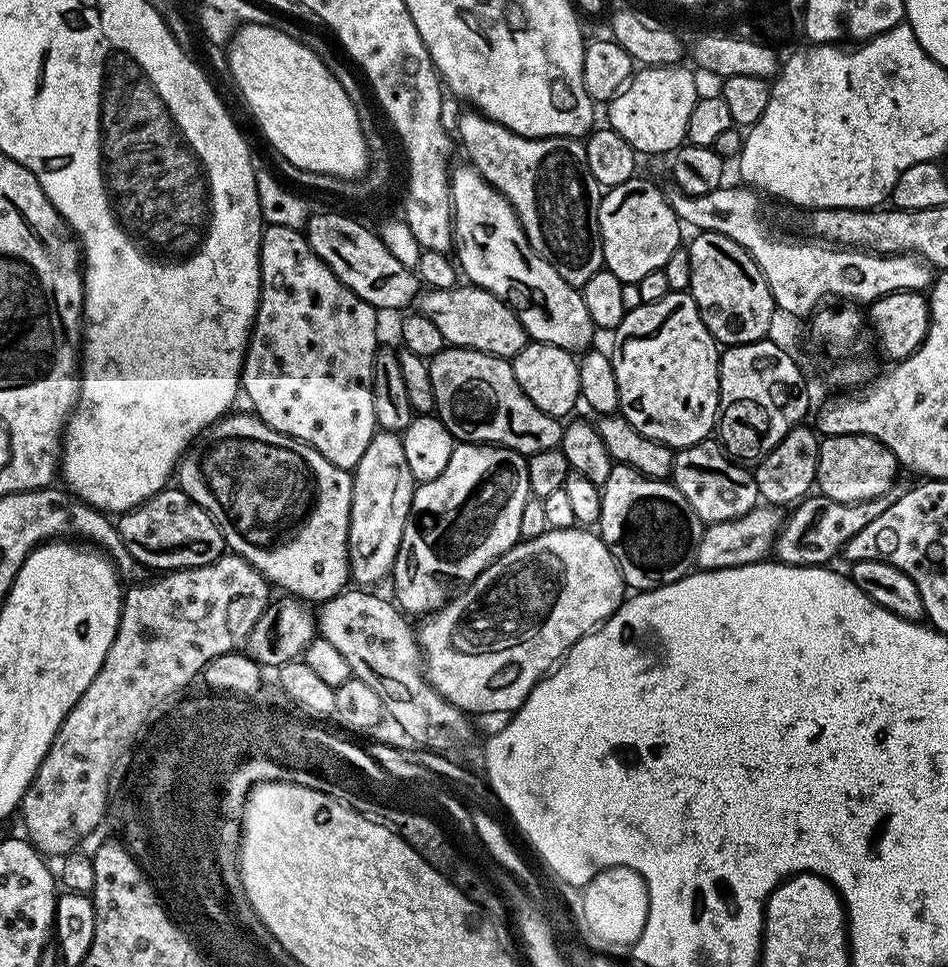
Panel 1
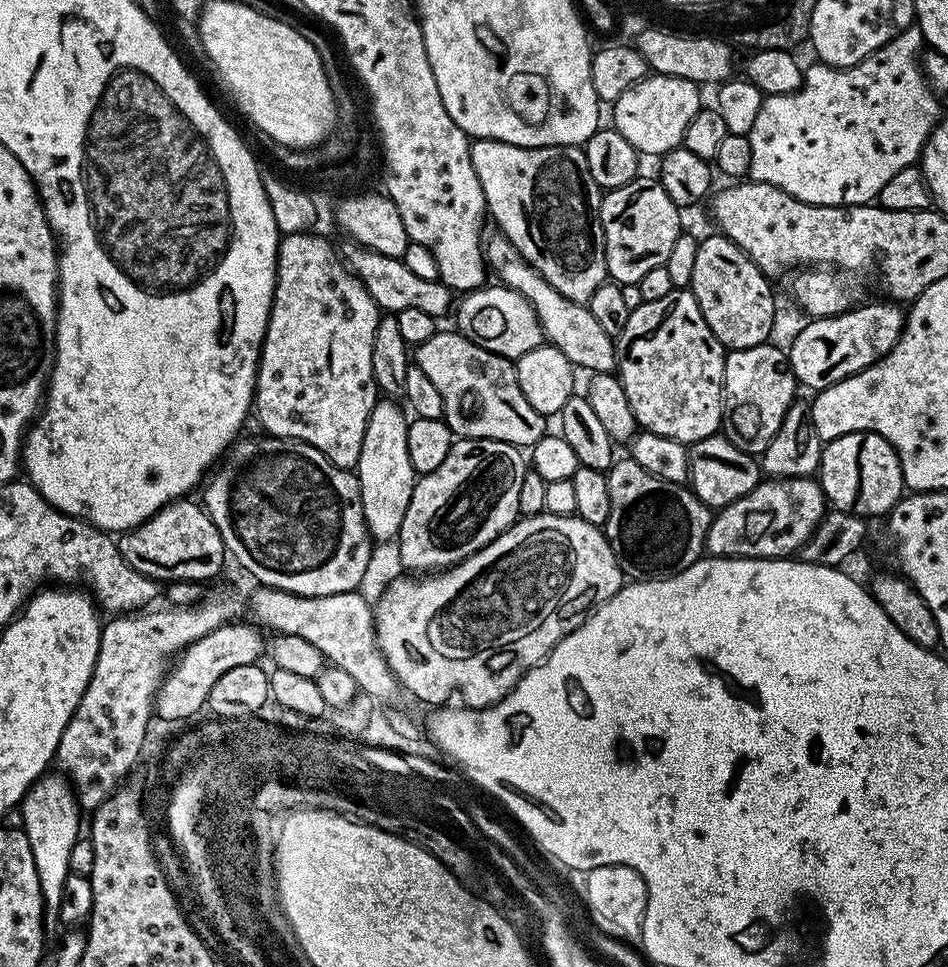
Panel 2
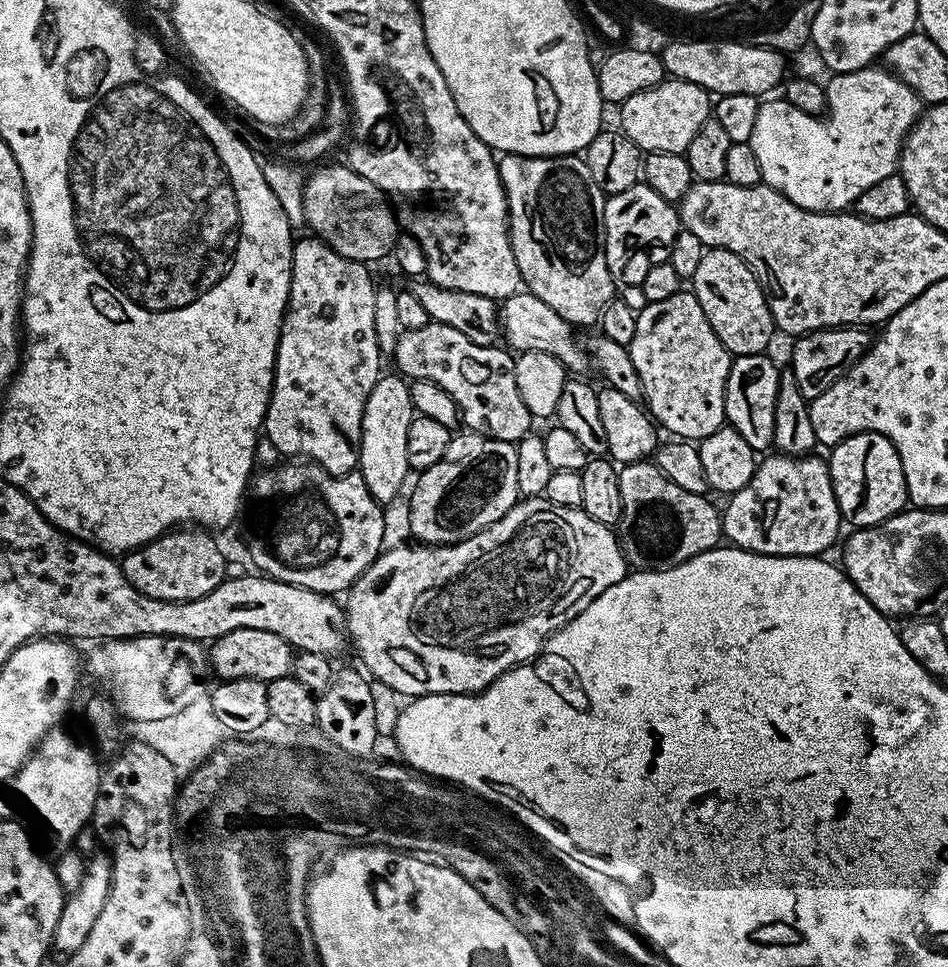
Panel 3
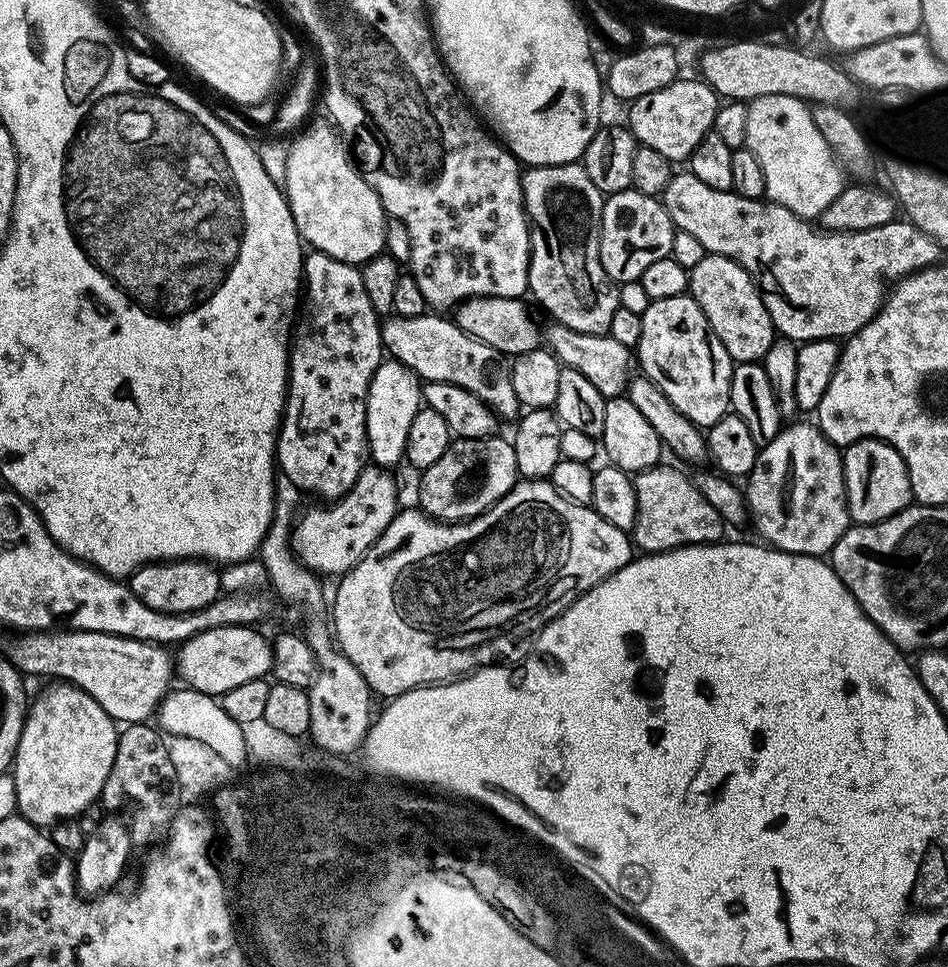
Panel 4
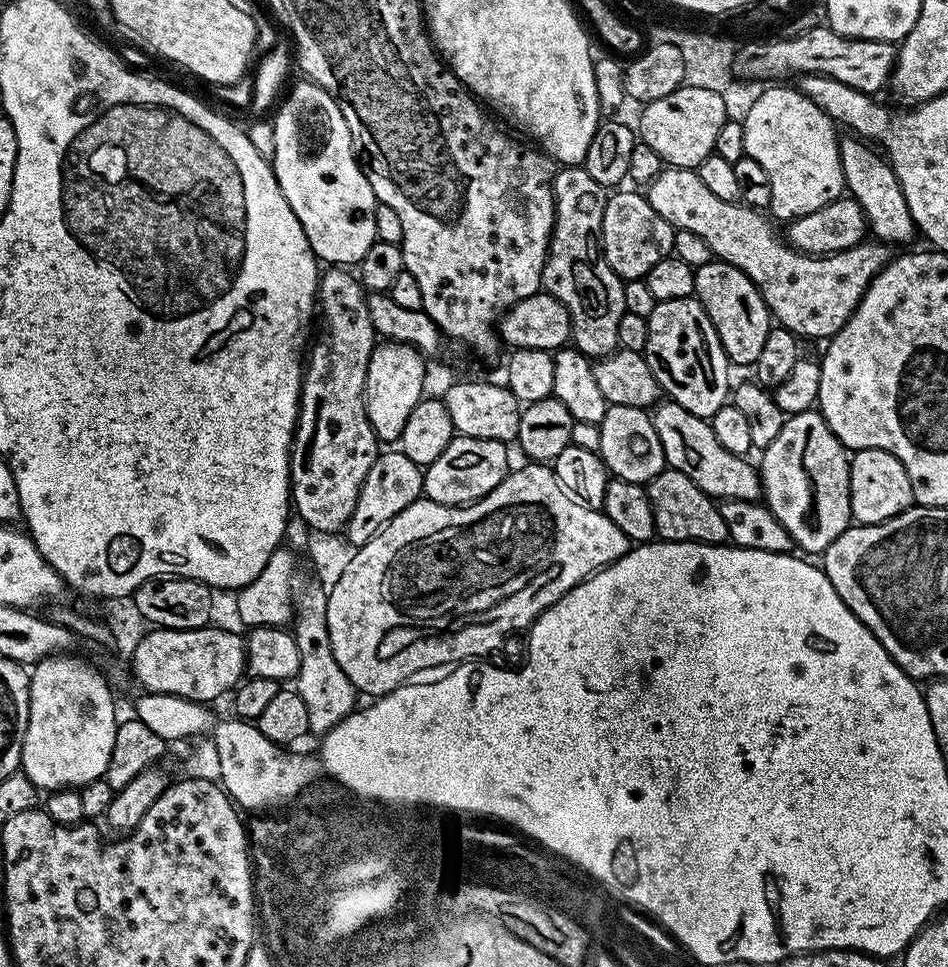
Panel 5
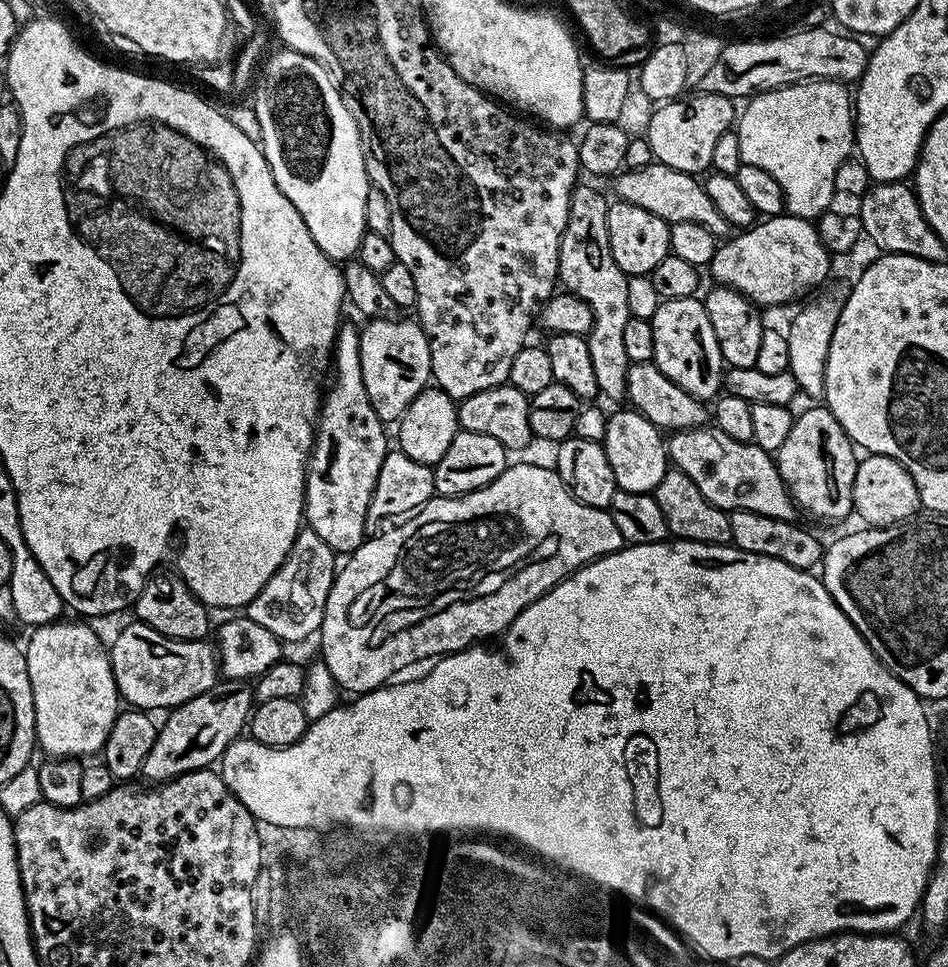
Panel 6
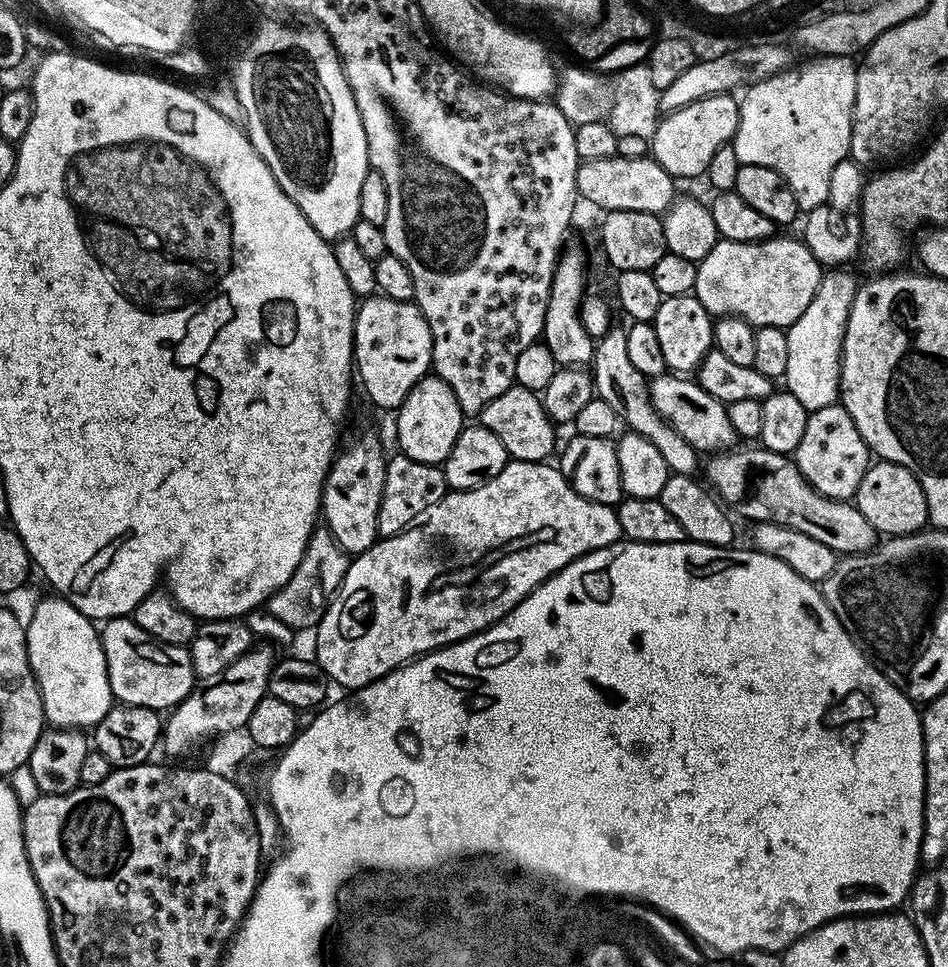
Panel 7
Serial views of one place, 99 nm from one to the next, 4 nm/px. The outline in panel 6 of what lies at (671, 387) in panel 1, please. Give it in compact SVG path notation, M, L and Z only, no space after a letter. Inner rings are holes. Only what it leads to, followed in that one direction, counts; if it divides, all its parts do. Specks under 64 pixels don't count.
M703 299L661 300L651 321L654 330L652 360L658 370L662 370L662 374L670 378L670 382L694 394L694 398L711 401L721 391L726 365L722 350L718 350L718 338L714 338L714 326L710 326Z

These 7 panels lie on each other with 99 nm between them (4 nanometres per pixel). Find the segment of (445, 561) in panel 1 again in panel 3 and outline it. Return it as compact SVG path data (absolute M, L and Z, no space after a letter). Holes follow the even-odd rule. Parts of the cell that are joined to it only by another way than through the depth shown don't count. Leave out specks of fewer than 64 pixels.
M471 430L453 435L446 454L434 466L415 477L412 497L408 500L408 528L421 544L454 544L465 540L498 522L521 499L518 490L518 454L516 444L511 440L496 440L492 436L482 436Z

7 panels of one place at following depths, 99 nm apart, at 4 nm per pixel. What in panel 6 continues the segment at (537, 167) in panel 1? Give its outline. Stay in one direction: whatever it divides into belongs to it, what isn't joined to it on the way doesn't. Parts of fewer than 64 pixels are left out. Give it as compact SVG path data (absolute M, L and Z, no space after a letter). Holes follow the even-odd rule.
M584 182L577 183L572 189L566 230L560 243L559 283L567 291L573 292L592 311L592 329L587 334L590 363L594 365L594 378L599 395L609 396L612 400L623 401L626 396L626 374L630 361L622 343L626 322L630 316L630 302L626 299L628 277L614 262L610 254L608 237L607 200L596 188Z

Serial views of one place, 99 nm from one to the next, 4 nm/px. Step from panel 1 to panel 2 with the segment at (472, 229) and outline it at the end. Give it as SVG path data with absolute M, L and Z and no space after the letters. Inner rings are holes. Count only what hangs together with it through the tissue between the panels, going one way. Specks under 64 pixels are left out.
M499 234L490 236L486 240L487 267L491 271L493 268L500 275L499 283L503 287L515 288L528 299L530 306L534 306L534 314L538 314L538 322L544 331L545 341L551 347L562 350L562 354L566 354L566 358L577 369L585 368L585 373L615 373L617 366L614 338L610 334L606 334L606 330L602 330L602 326L598 326L598 321L594 319L594 314L590 314L588 307L583 304L575 304L573 300L567 300L562 294L558 294L548 285L546 278L542 278L542 274L538 274L538 270L534 270L534 266L530 266L524 261L522 254L518 254L518 250L514 250L514 246L506 237Z

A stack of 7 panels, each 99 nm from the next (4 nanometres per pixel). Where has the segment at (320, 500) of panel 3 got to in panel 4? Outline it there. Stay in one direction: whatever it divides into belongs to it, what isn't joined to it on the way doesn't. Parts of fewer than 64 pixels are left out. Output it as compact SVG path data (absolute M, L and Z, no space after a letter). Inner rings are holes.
M366 466L360 471L360 477L356 484L346 495L333 499L325 508L312 508L304 517L295 521L291 529L290 545L296 560L315 574L323 574L333 578L351 570L359 560L369 555L372 543L384 536L386 526L396 516L398 505L396 505L396 480L391 476L391 471L380 466Z

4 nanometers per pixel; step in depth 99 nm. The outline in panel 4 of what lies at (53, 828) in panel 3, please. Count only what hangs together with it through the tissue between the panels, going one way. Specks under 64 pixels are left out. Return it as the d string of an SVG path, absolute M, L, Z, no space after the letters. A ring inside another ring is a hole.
M52 682L49 684L52 685L50 685L33 704L31 701L30 707L27 709L24 718L24 729L22 730L20 741L16 747L16 759L13 760L10 765L10 774L14 778L14 790L18 790L18 802L16 803L17 813L27 818L32 824L39 824L41 826L55 826L59 824L61 820L76 818L81 812L86 811L88 807L95 805L97 801L101 799L101 792L106 778L112 769L112 764L116 760L116 750L118 747L117 721L112 720L106 714L106 710L102 710L102 706L98 706L98 702L94 702L94 698L90 698L90 694L86 694L86 690L82 690L78 686L67 682Z

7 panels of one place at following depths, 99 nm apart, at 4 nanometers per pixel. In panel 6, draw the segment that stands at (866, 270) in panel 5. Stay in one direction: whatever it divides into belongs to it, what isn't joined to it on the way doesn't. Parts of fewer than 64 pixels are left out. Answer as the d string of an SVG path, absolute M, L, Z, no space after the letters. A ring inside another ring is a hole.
M653 162L641 168L621 171L615 177L614 183L616 192L620 195L617 197L623 203L642 206L642 210L650 210L658 218L668 221L669 225L678 222L698 222L706 226L706 230L710 230L717 238L729 235L730 225L726 222L726 218L718 214L718 209L714 206L714 202L710 202L703 183L691 172L674 170L665 164Z

